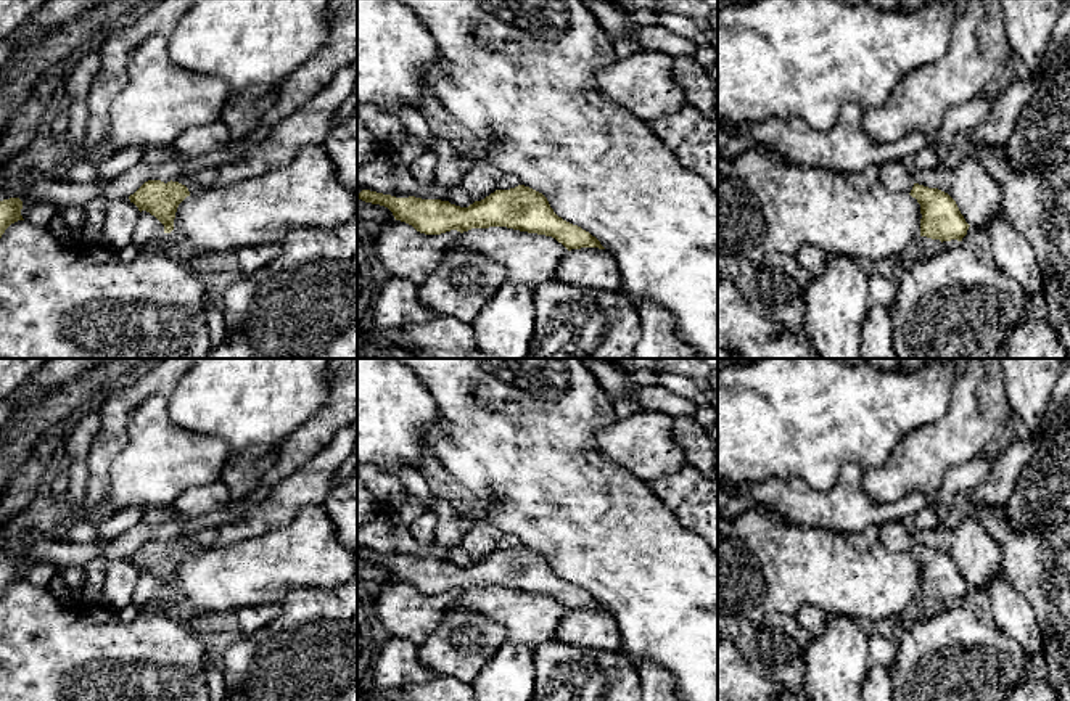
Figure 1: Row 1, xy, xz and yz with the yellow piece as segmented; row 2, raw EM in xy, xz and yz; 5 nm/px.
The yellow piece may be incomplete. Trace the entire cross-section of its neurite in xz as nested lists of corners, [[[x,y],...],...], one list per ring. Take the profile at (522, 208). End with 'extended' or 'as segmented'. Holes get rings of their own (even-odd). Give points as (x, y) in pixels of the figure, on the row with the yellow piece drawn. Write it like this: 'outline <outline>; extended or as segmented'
outline [[[525,185],[496,190],[468,207],[441,199],[396,198],[370,190],[362,190],[357,199],[388,207],[396,220],[405,222],[425,235],[507,227],[552,236],[568,251],[581,248],[605,249],[589,232],[558,217],[542,193]]]; as segmented

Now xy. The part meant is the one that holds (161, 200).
outline [[[179,175],[169,180],[148,180],[129,199],[140,212],[154,215],[164,225],[164,233],[171,233],[179,204],[200,190],[203,187]]]; extended

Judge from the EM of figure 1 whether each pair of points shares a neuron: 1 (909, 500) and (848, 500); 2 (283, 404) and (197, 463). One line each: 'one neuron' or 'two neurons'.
1: one neuron
2: two neurons

